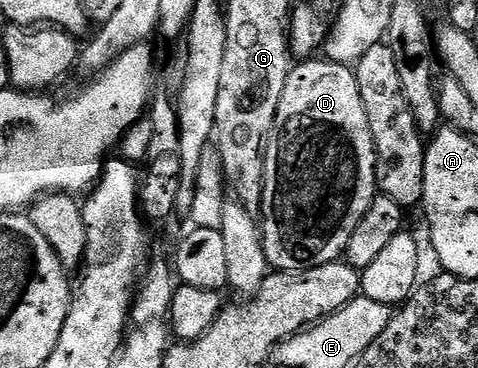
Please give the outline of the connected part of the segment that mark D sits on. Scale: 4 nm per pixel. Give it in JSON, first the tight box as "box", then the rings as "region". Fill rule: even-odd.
{"box":[261,60,377,271],"region":[[[303,60],[292,65],[285,80],[285,92],[281,92],[275,135],[271,137],[265,160],[261,229],[263,251],[272,271],[312,270],[321,264],[340,261],[353,228],[361,224],[377,196],[373,132],[369,132],[369,116],[365,116],[355,71],[341,62],[315,61]]]}

